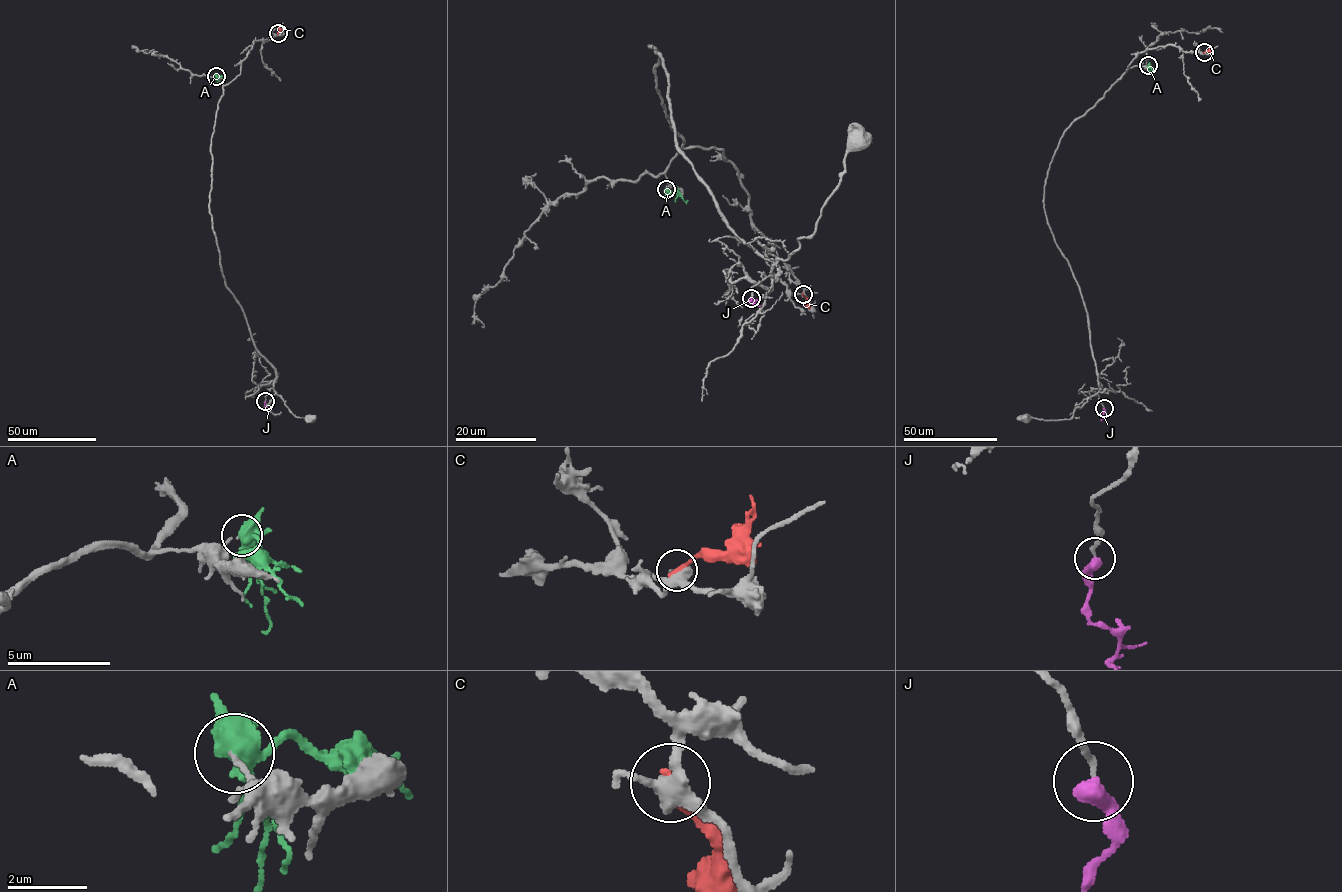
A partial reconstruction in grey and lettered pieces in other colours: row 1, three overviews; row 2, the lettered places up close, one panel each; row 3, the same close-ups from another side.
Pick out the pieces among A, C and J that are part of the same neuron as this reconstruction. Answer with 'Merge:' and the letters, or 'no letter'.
Merge: J

